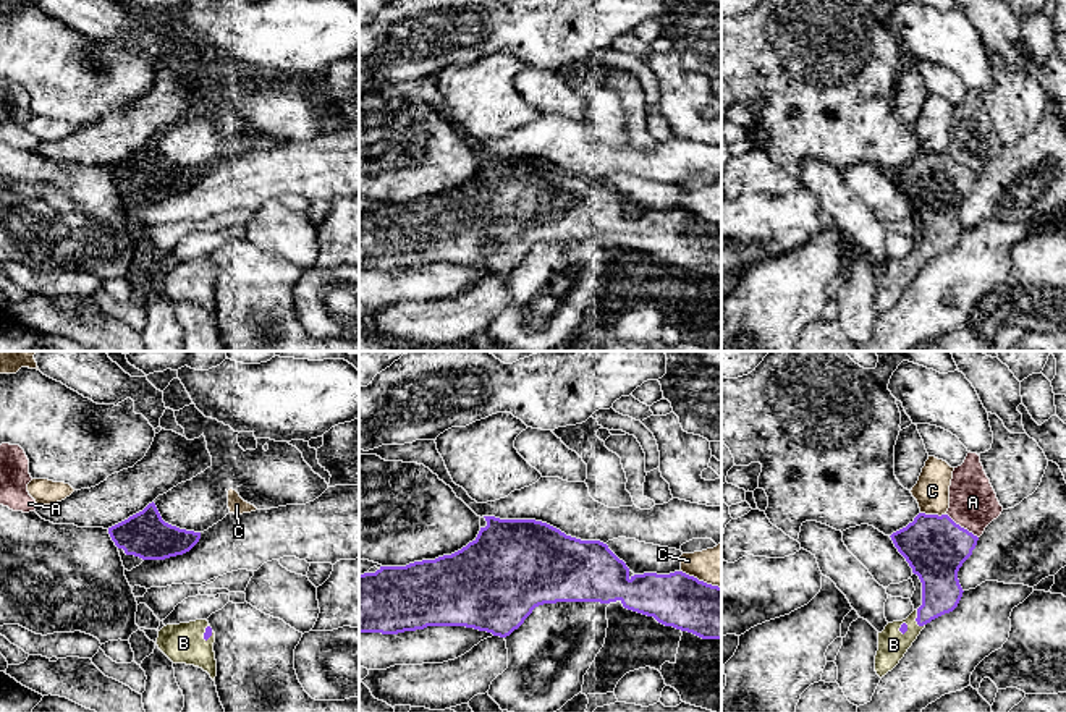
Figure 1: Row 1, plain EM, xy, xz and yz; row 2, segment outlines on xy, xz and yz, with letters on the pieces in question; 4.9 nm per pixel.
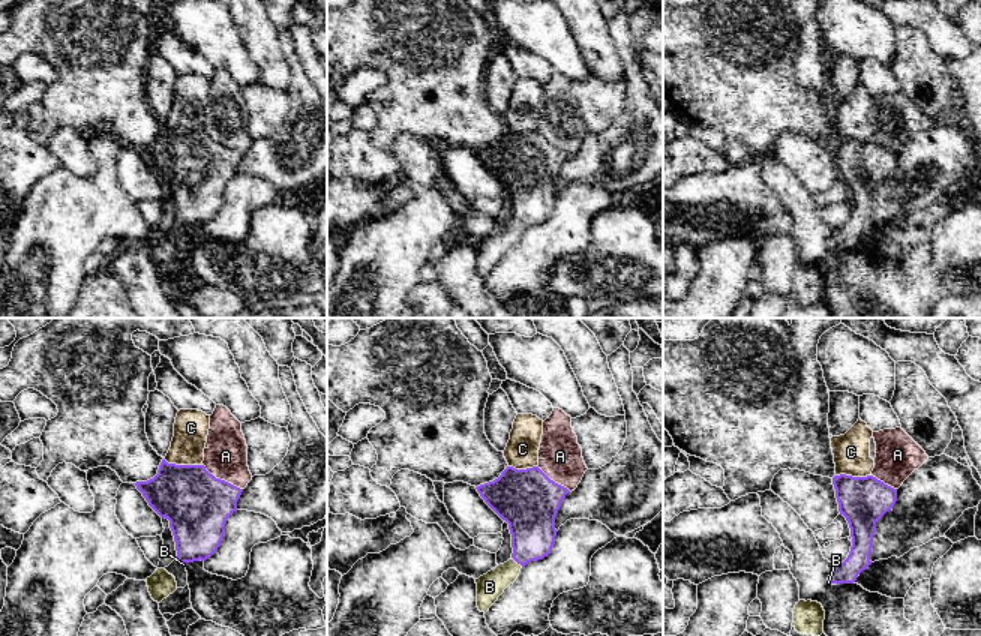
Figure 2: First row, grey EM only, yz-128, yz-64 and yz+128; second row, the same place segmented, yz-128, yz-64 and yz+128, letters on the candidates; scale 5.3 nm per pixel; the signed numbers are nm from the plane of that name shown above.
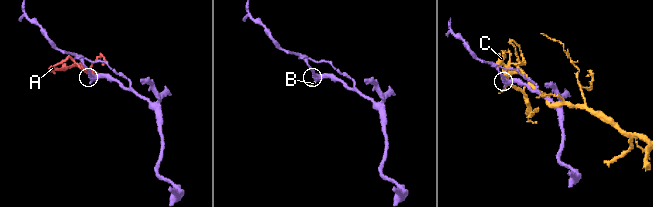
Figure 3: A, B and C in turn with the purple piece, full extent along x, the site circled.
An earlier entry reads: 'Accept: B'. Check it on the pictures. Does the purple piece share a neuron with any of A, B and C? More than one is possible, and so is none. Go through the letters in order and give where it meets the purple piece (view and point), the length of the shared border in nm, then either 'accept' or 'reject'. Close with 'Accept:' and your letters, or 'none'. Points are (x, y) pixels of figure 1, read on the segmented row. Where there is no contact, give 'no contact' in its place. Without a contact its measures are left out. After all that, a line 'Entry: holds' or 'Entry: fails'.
A: yz (963, 528) | 200 nm | reject
B: yz (916, 620) | 90 nm | accept
C: yz (934, 515) | 130 nm | reject
Accept: B
Entry: holds

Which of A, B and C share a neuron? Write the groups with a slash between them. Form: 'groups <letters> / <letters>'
groups A / B / C

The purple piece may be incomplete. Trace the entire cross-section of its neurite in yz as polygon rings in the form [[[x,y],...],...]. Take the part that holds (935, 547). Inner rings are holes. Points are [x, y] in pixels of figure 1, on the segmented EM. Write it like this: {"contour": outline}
{"contour": [[[925,513],[890,537],[922,583],[922,605],[878,633],[875,672],[880,678],[899,663],[927,623],[958,607],[964,592],[958,571],[979,540],[948,515]]]}

